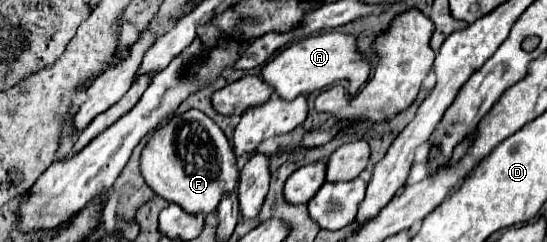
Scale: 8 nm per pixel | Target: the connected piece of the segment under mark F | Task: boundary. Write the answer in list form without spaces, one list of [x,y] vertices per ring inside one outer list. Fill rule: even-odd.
[[[188,109],[182,115],[172,115],[150,135],[140,155],[140,171],[148,187],[162,199],[178,203],[192,215],[208,215],[216,209],[220,197],[234,191],[238,185],[234,159],[234,151],[224,131],[202,111]]]

